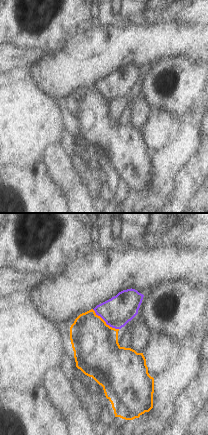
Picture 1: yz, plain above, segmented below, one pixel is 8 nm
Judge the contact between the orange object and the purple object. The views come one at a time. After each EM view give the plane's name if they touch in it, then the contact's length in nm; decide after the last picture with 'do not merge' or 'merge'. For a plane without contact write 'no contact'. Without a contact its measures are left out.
contact in yz; length 280 nm

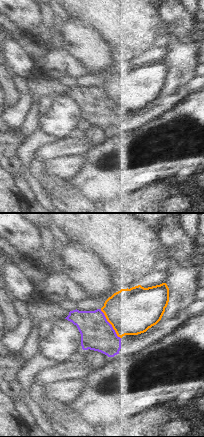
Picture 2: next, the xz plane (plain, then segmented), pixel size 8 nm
contact in xz; length 280 nm

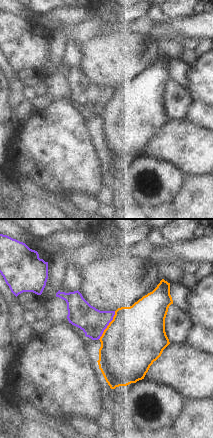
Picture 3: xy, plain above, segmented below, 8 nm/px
contact in xy; length 260 nm

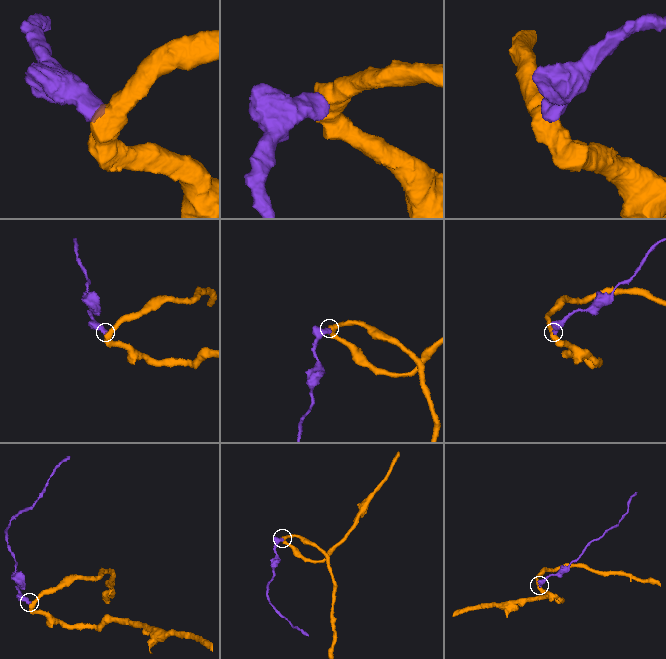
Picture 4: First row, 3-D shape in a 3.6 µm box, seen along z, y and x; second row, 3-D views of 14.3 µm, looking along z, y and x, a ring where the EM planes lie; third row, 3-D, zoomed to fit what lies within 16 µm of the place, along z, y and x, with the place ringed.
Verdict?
do not merge

